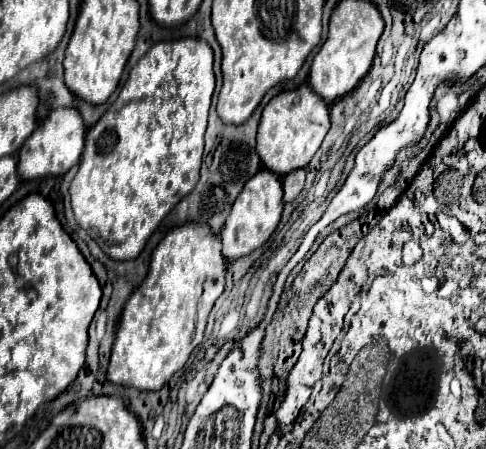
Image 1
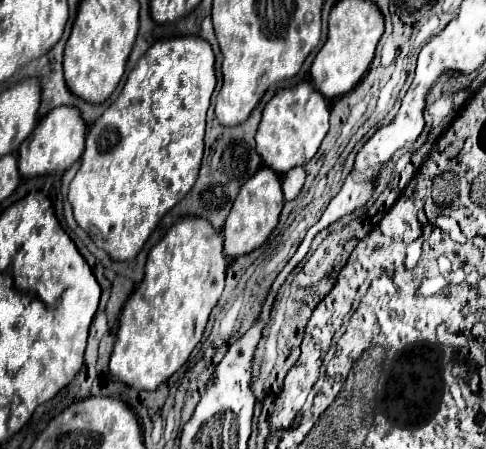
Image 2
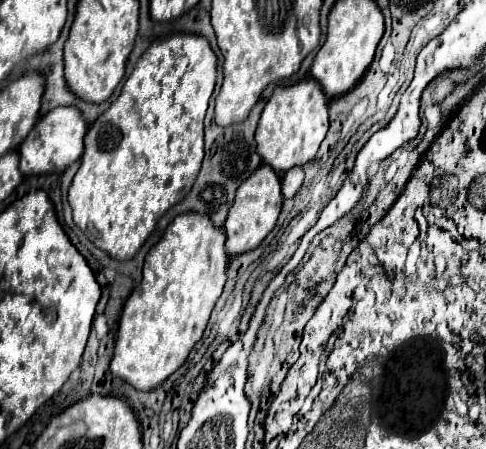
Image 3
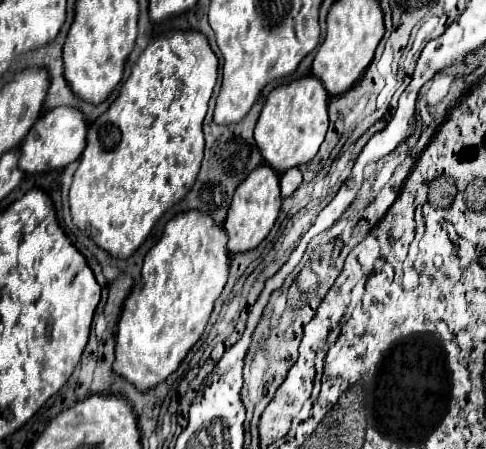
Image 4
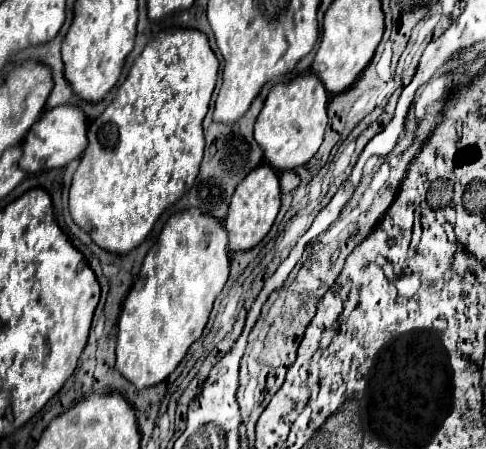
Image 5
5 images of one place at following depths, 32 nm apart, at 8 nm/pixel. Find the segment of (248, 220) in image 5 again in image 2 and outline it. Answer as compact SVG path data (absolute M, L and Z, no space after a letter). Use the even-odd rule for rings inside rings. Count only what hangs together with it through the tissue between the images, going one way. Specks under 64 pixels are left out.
M262 166L260 172L256 172L256 176L252 176L252 180L248 180L248 184L244 184L244 188L240 188L232 210L226 218L224 224L224 252L230 258L248 254L256 248L262 246L262 242L270 236L270 232L276 228L278 224L278 216L280 210L284 206L284 196L282 196L282 188L280 188L280 178L276 172L272 172L272 168Z

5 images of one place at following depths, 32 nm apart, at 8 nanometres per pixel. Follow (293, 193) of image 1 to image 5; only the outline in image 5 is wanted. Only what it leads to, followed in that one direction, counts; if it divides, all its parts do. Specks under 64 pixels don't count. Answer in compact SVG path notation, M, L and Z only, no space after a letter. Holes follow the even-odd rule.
M288 170L288 172L284 172L284 174L280 176L282 192L290 192L290 190L294 190L298 184L300 184L300 178L298 178L298 174L292 172L292 170Z

